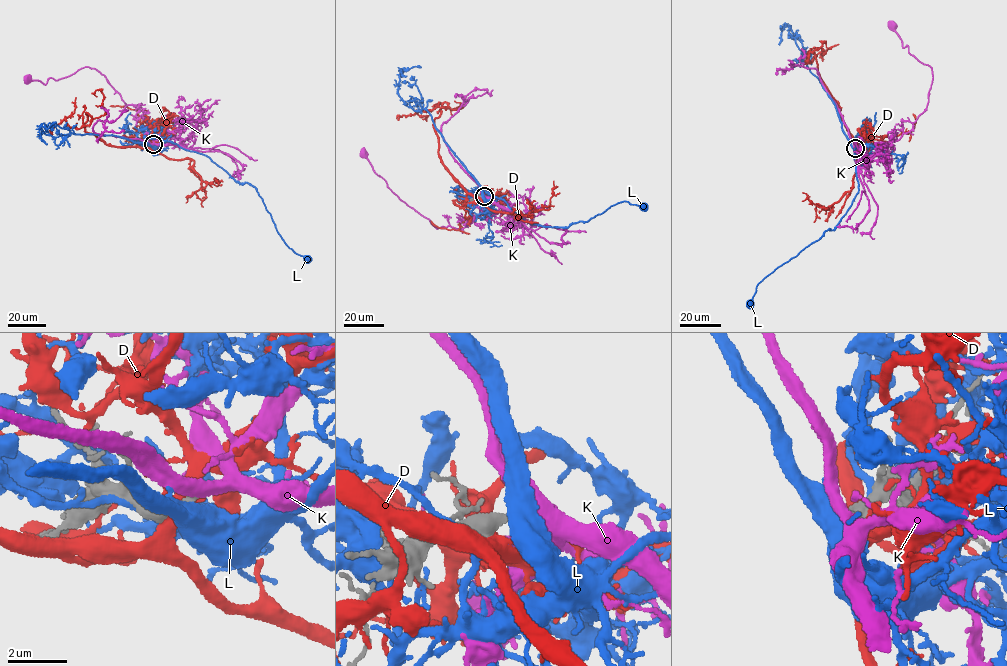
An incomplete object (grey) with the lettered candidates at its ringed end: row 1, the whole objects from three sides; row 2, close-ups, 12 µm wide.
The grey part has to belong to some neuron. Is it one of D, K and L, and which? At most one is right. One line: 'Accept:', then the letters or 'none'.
Accept: K

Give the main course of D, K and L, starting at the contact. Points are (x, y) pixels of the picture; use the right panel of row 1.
D: (856, 149), (856, 141), (818, 72), (814, 53), (809, 51), (806, 63), (838, 44)
K: (855, 148), (879, 147), (897, 141), (912, 129), (912, 122), (927, 106), (932, 68), (910, 54), (892, 27)
L: (855, 148), (858, 191), (845, 214), (832, 230), (828, 229), (758, 284), (749, 304)

